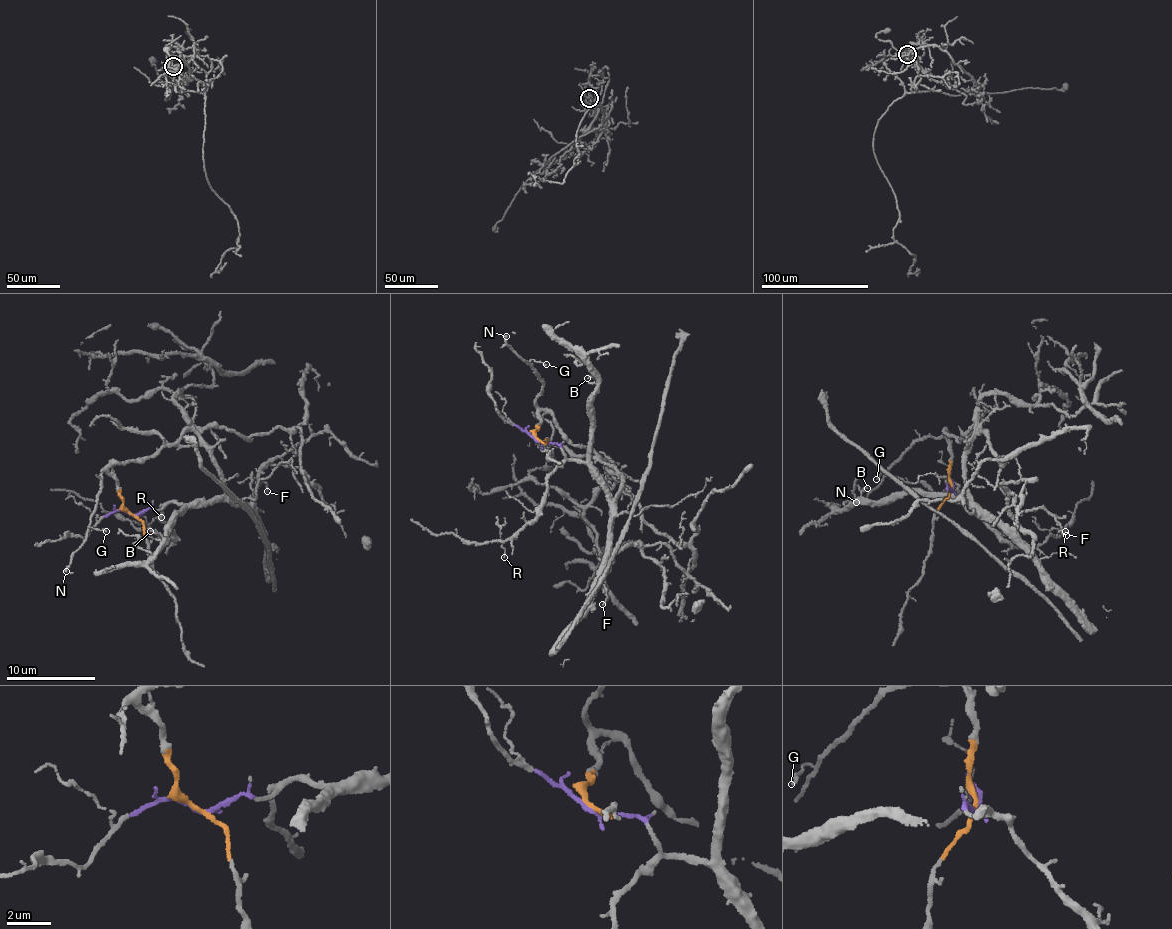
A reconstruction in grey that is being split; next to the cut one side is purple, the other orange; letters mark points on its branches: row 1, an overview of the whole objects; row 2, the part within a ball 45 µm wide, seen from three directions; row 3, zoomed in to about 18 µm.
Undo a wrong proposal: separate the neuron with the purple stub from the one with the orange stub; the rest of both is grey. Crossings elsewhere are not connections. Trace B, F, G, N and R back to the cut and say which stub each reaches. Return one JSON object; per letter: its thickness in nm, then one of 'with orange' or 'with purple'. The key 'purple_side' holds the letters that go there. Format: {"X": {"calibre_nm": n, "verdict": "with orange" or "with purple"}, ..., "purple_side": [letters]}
{"B": {"calibre_nm": 100, "verdict": "with purple"}, "F": {"calibre_nm": 110, "verdict": "with purple"}, "G": {"calibre_nm": 90, "verdict": "with orange"}, "N": {"calibre_nm": 100, "verdict": "with orange"}, "R": {"calibre_nm": 90, "verdict": "with purple"}, "purple_side": ["B", "F", "R"]}

